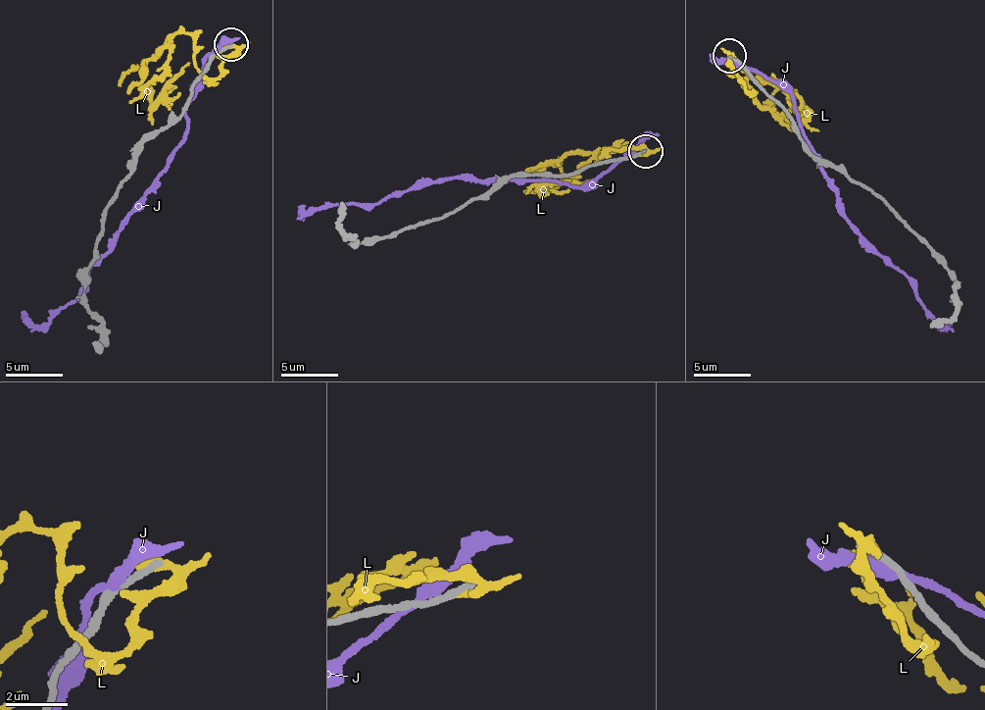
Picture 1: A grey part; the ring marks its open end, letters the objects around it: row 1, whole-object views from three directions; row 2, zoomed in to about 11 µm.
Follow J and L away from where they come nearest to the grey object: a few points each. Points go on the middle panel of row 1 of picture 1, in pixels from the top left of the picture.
J: (622, 159), (580, 186), (554, 178), (496, 180), (455, 177), (372, 204), (328, 207), (301, 215)
L: (640, 155), (643, 149), (605, 147), (619, 149), (607, 155), (566, 153), (545, 171), (550, 183), (596, 178)

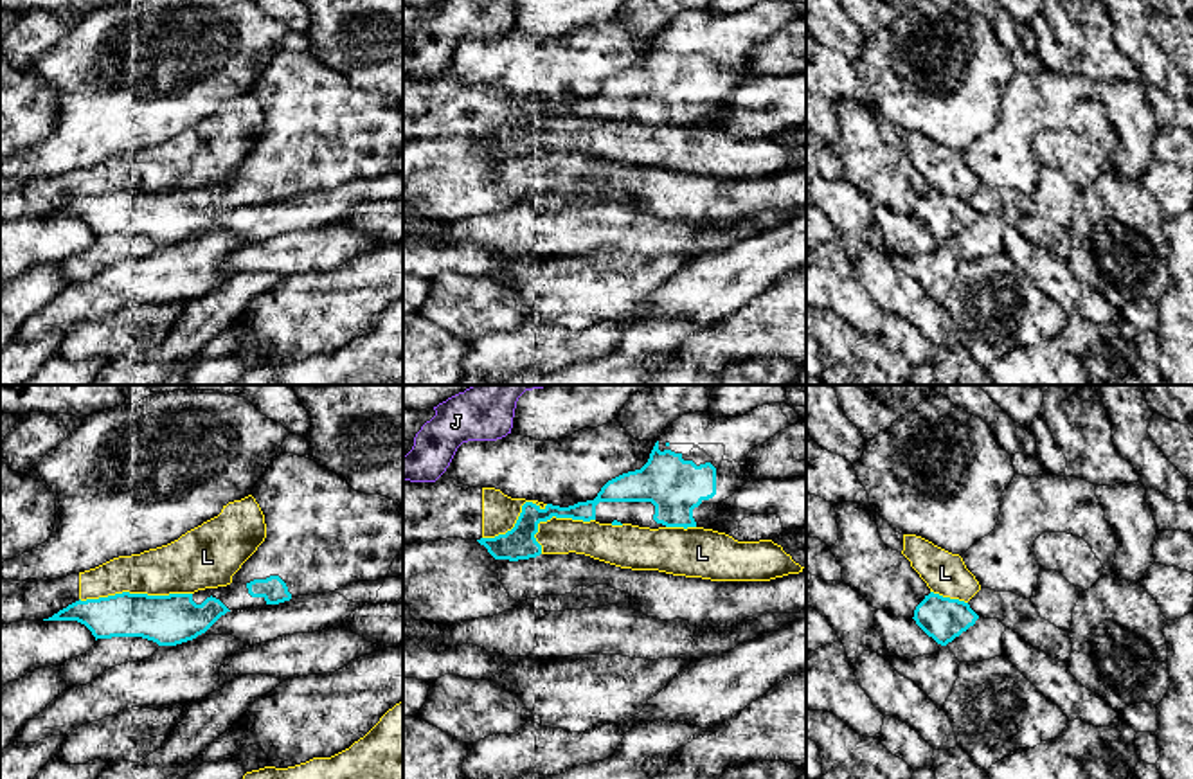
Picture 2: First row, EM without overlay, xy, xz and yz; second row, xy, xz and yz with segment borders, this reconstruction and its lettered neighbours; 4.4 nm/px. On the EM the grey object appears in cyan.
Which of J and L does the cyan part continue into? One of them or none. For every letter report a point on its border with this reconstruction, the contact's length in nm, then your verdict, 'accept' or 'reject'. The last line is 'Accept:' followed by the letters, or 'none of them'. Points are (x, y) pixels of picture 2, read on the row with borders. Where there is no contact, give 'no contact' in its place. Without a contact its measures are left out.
J: no contact | reject
L: xy (135, 594) | 500 nm | reject
Accept: none of them

